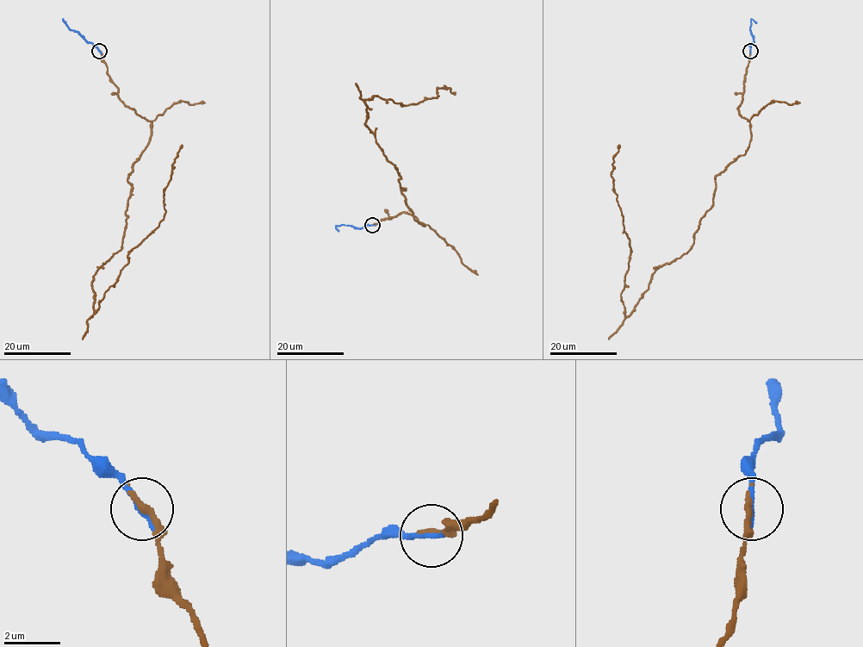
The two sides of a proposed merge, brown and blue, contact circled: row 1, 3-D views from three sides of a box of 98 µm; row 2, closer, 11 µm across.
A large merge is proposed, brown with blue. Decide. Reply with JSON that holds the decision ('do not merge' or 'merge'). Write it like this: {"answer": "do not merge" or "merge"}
{"answer": "merge"}

